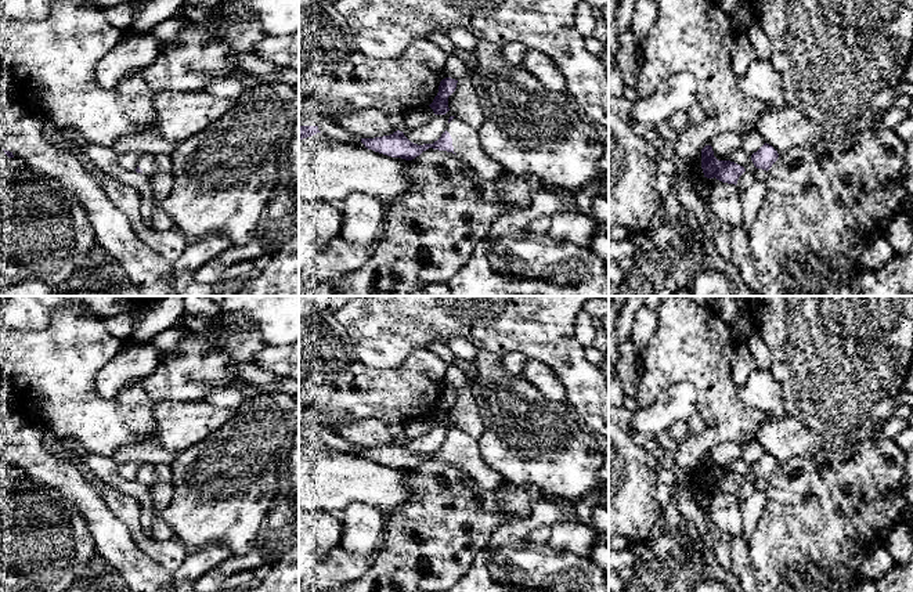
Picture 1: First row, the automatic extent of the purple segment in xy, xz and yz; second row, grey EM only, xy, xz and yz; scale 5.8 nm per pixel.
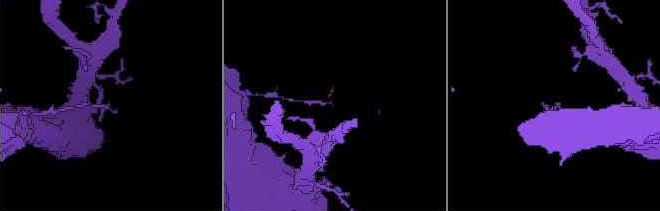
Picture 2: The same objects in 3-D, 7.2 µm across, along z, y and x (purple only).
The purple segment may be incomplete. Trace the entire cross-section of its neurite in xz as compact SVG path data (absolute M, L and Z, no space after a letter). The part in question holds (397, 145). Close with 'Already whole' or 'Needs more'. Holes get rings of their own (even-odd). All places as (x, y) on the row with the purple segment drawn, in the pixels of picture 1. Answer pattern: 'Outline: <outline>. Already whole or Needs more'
Outline: M400 130L394 131L390 136L375 137L375 138L361 138L361 142L368 149L372 149L375 152L379 152L391 158L401 158L405 160L415 159L429 148L455 154L452 147L452 138L447 130L433 144L423 144L423 145L414 144Z. Already whole

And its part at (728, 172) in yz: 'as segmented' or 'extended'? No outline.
as segmented

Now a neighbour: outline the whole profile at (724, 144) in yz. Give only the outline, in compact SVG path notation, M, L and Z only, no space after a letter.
M721 133L712 138L711 147L718 160L726 160L735 151L741 149L741 136Z

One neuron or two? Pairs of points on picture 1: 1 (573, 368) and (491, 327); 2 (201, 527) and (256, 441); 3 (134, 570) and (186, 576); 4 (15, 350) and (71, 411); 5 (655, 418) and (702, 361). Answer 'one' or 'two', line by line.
1: one
2: one
3: two
4: one
5: two

